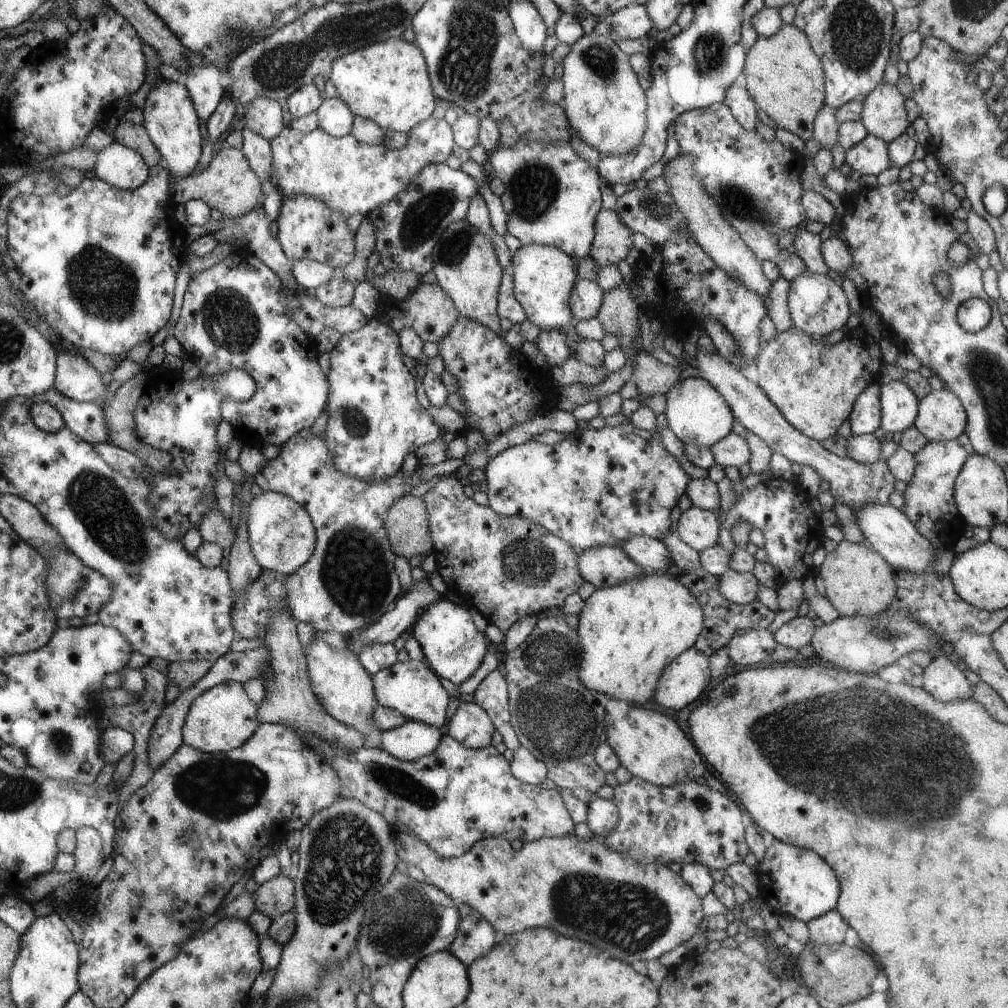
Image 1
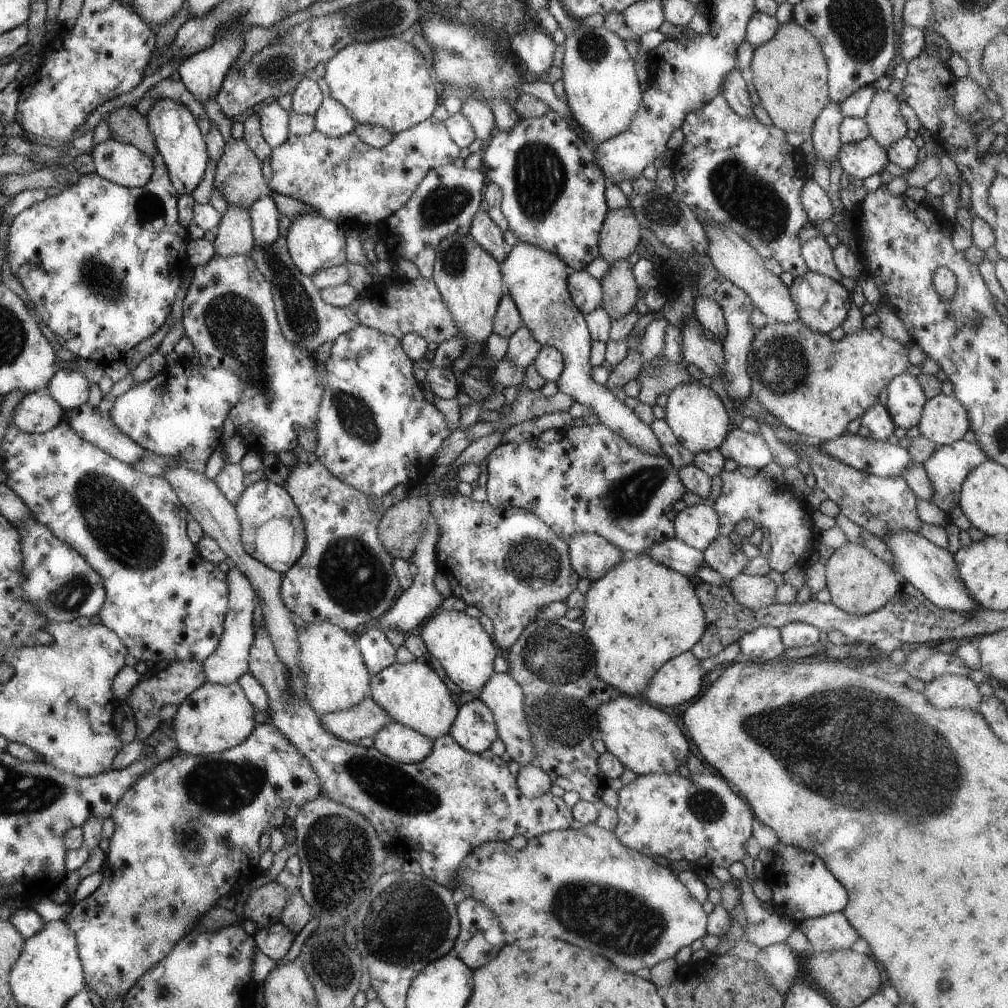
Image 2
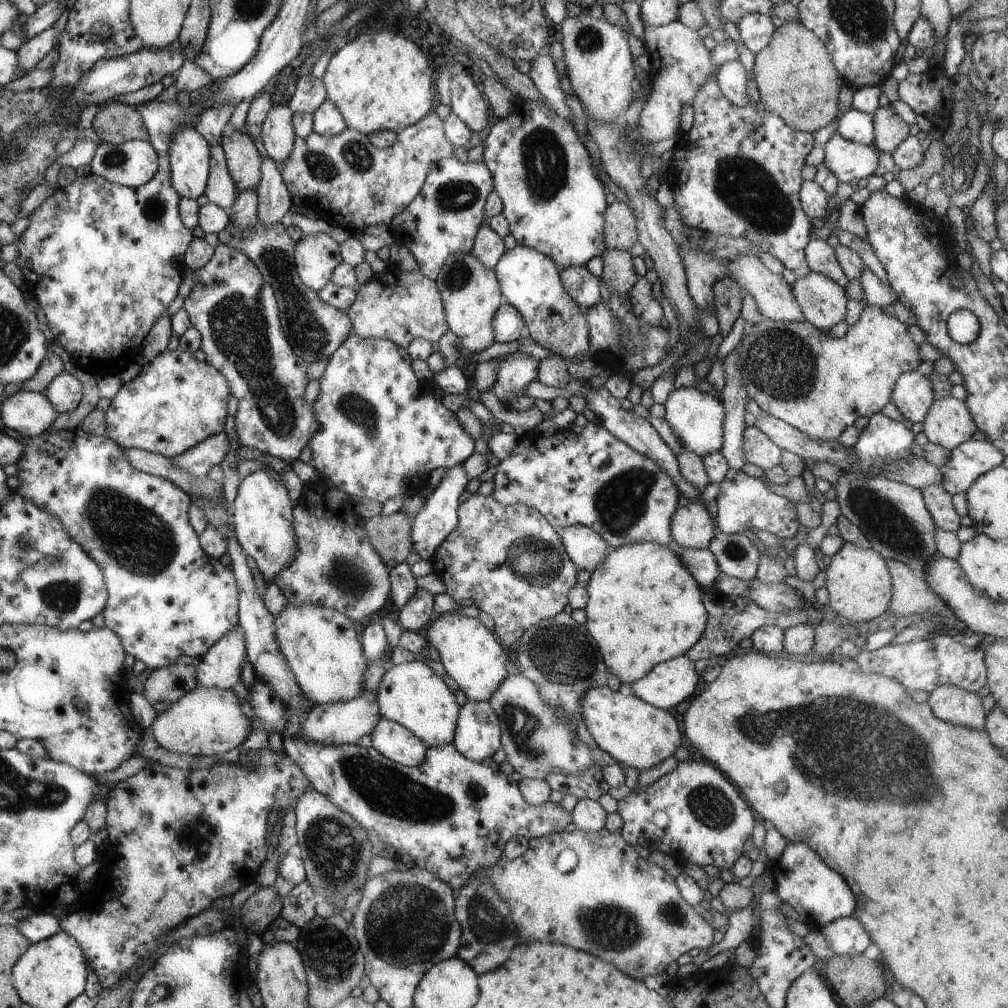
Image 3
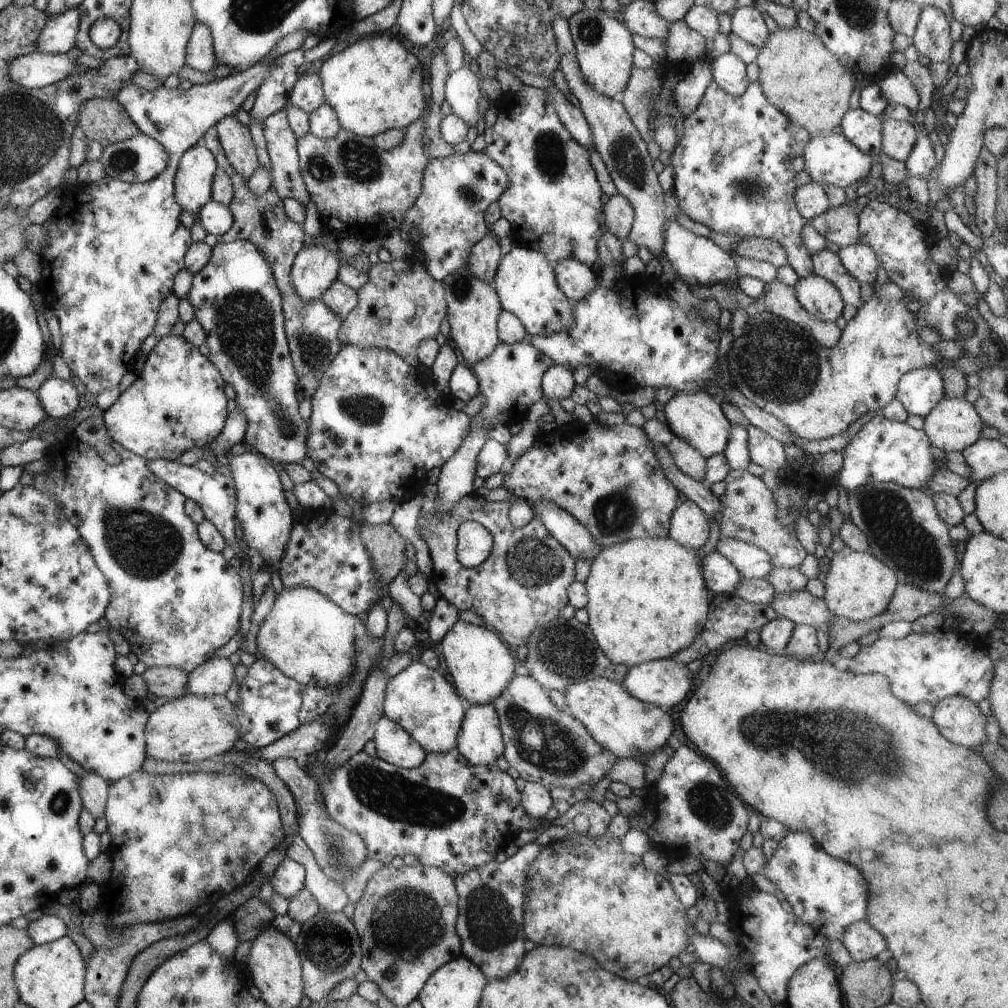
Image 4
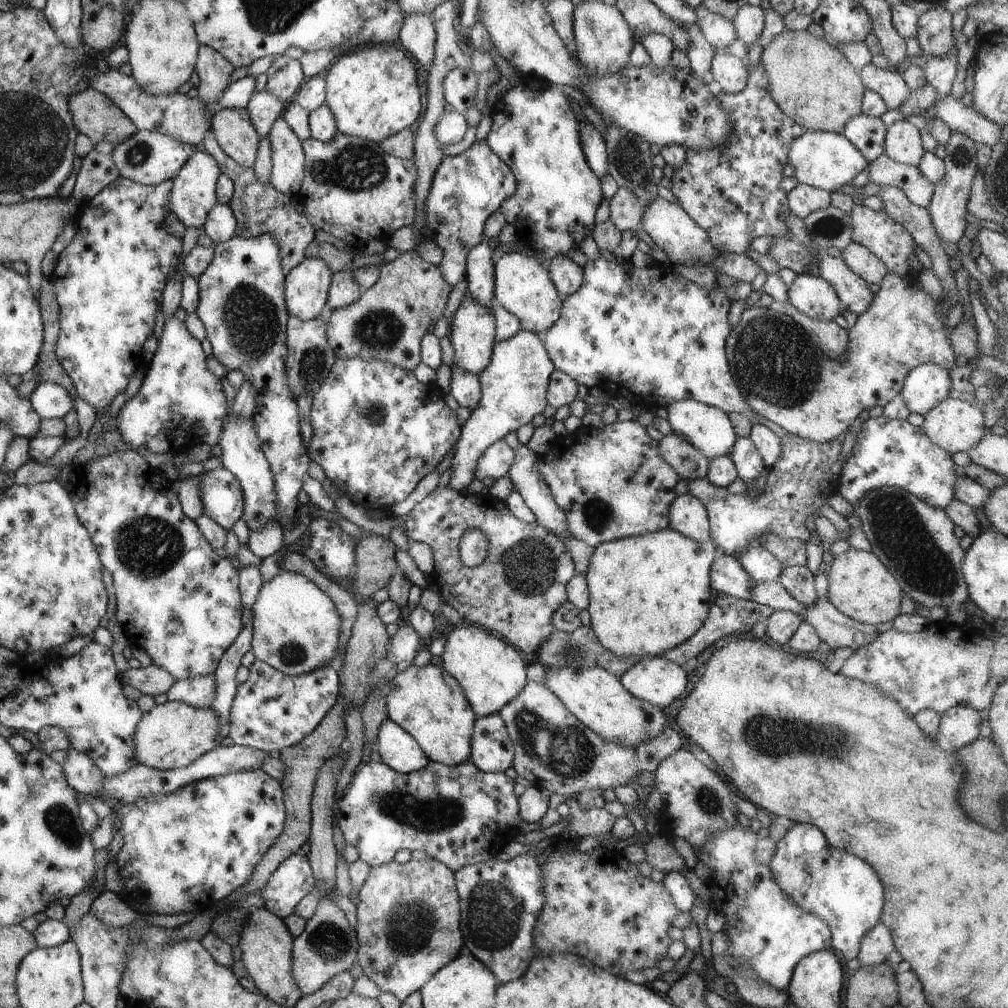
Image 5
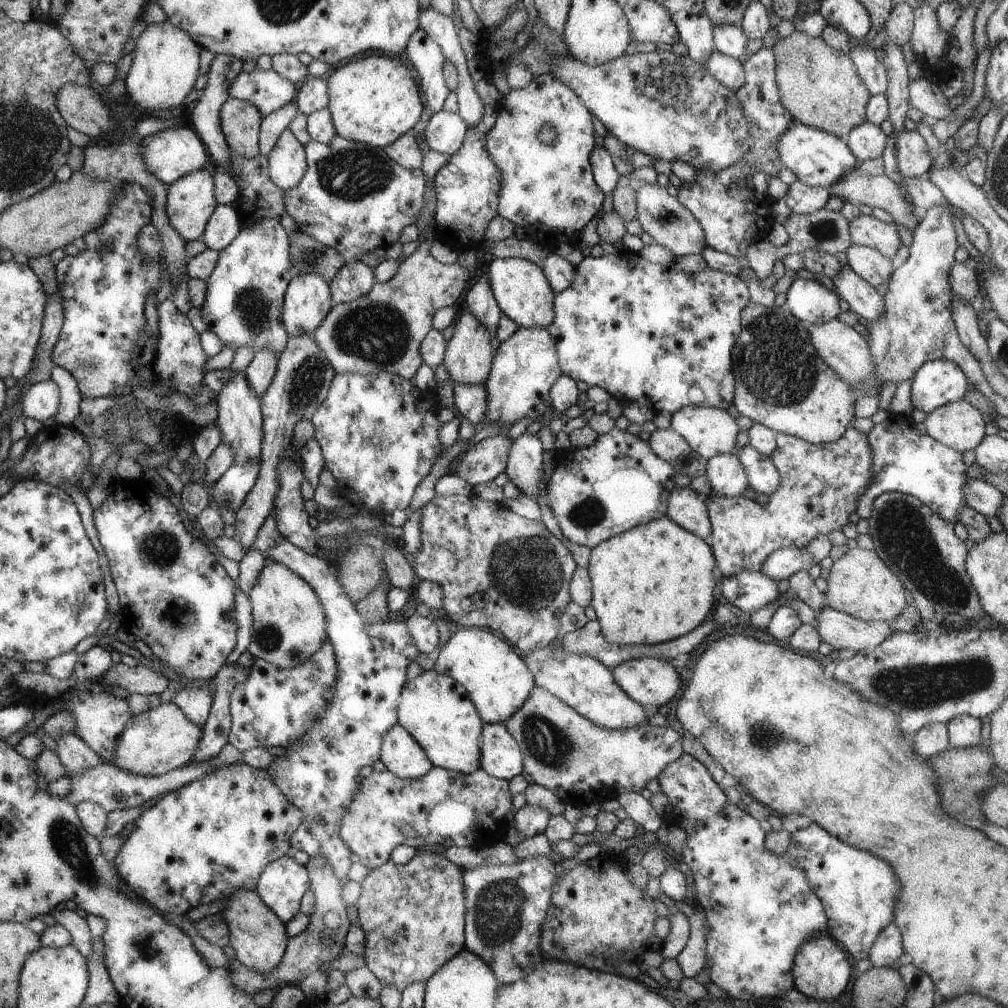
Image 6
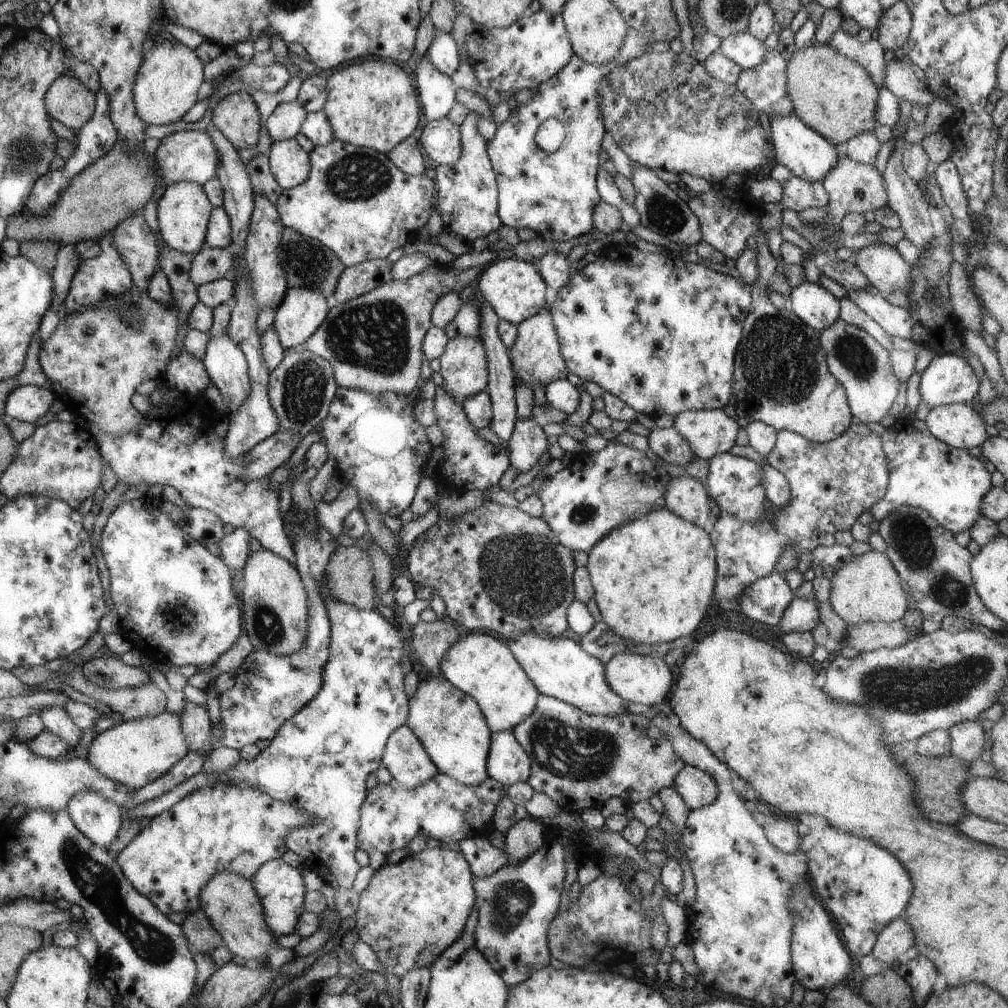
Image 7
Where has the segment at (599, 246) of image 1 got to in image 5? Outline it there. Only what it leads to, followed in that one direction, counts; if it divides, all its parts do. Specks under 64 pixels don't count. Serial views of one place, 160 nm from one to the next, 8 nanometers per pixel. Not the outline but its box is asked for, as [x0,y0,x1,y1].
[609,187,644,233]

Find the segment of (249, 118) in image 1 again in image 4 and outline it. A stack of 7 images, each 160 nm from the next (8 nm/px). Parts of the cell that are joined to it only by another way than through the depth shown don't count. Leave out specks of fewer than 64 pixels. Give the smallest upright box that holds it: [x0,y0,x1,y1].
[263,108,322,237]

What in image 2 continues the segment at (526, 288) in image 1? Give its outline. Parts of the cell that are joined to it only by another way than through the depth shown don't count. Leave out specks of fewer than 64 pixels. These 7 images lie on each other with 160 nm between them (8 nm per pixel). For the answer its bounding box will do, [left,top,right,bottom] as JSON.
[501,243,665,455]

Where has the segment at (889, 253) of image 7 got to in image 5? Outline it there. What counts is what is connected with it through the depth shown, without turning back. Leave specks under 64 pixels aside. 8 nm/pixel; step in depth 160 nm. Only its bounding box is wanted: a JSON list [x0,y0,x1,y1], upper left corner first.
[841,241,889,285]

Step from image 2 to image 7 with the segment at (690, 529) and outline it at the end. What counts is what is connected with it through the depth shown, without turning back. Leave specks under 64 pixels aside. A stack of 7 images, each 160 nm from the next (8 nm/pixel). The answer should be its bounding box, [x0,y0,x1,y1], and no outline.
[665,474,715,534]

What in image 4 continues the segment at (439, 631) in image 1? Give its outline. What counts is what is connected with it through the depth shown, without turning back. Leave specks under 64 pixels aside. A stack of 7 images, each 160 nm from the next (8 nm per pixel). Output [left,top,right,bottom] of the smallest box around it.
[437,619,520,705]

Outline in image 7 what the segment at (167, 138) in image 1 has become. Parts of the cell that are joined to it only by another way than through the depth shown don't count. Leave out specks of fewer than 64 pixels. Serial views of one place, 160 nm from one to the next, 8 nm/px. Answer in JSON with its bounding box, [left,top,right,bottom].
[157,181,213,252]

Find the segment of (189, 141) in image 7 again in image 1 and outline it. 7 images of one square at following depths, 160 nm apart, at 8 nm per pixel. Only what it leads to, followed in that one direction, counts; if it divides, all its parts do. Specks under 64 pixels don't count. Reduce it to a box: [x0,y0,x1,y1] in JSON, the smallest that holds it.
[94,142,151,191]

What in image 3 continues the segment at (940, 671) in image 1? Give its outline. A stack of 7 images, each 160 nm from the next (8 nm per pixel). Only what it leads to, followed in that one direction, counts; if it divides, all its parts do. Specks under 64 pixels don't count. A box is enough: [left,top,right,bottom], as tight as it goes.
[927,684,986,730]

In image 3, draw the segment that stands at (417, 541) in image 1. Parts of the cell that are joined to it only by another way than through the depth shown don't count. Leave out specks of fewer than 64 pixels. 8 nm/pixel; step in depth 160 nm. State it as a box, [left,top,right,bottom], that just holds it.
[366,509,413,568]

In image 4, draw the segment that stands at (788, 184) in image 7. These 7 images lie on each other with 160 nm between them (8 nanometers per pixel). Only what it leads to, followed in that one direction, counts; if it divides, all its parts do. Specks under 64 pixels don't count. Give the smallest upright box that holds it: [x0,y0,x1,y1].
[794,180,832,221]

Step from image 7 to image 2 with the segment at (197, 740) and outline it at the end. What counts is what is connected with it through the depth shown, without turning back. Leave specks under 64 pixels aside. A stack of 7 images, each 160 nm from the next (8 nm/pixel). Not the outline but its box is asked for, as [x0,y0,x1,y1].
[204,565,256,683]

